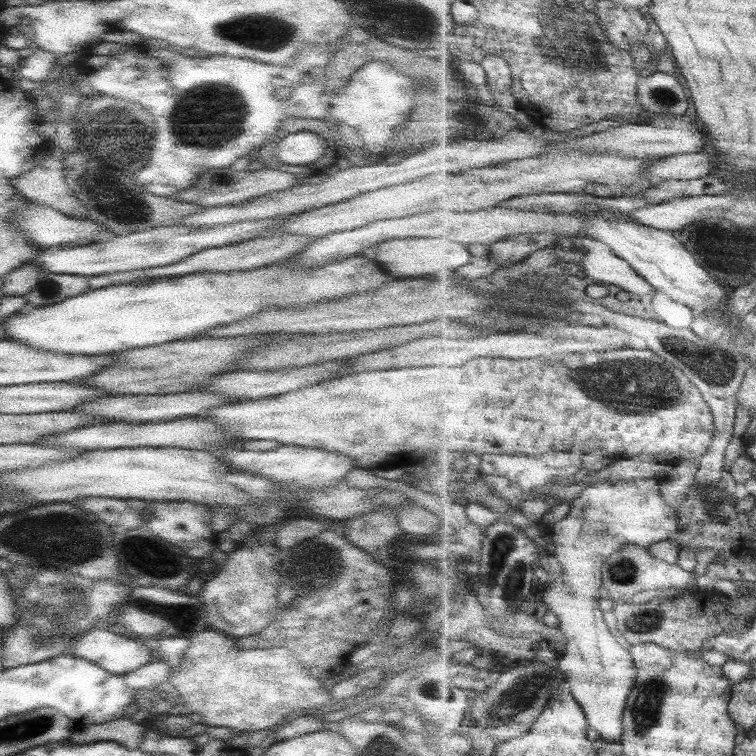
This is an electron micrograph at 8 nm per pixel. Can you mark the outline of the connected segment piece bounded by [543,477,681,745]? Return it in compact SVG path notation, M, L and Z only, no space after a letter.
M638 478L636 480L603 480L594 486L585 488L574 500L568 516L550 528L555 543L555 557L563 568L561 577L549 578L548 586L543 590L543 600L548 610L557 615L560 629L567 638L565 655L558 661L559 669L571 684L573 695L585 707L590 727L602 736L602 743L620 742L625 733L625 710L631 693L637 686L639 670L634 664L633 654L624 646L622 640L610 632L604 610L600 608L602 598L603 567L611 556L631 544L650 548L656 542L670 540L681 528L677 509L672 508L661 493L662 480L656 478Z

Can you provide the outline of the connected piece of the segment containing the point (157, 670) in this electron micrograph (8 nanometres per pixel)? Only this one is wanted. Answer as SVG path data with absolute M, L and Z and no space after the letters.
M152 660L128 674L123 674L123 677L128 688L135 693L140 693L144 688L153 689L168 681L173 671L168 661Z

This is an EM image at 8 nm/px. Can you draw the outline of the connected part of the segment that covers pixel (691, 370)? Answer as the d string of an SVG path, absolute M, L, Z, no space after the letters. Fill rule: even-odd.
M592 306L592 312L600 314L604 319L604 325L617 327L622 331L628 332L631 337L630 347L632 349L652 350L662 356L674 366L678 366L686 375L692 379L692 383L700 388L705 400L709 403L715 416L717 432L713 440L710 452L706 457L701 457L698 461L700 471L697 480L701 486L714 486L725 476L724 466L726 466L726 450L732 442L734 428L736 428L736 408L738 408L738 393L744 385L744 379L754 365L748 356L738 352L738 358L730 355L725 348L711 344L702 340L696 332L691 329L671 328L664 322L659 322L656 318L646 320L642 316L636 317L629 313L619 313L608 310L604 306Z

